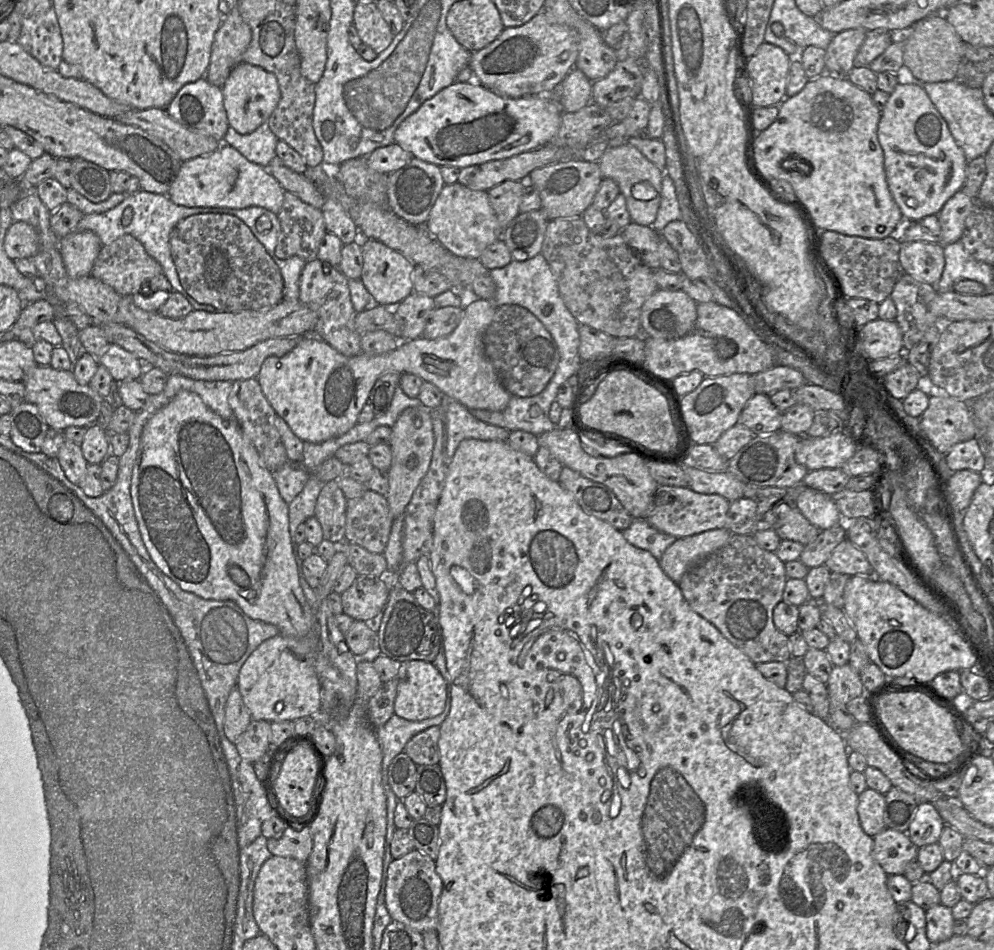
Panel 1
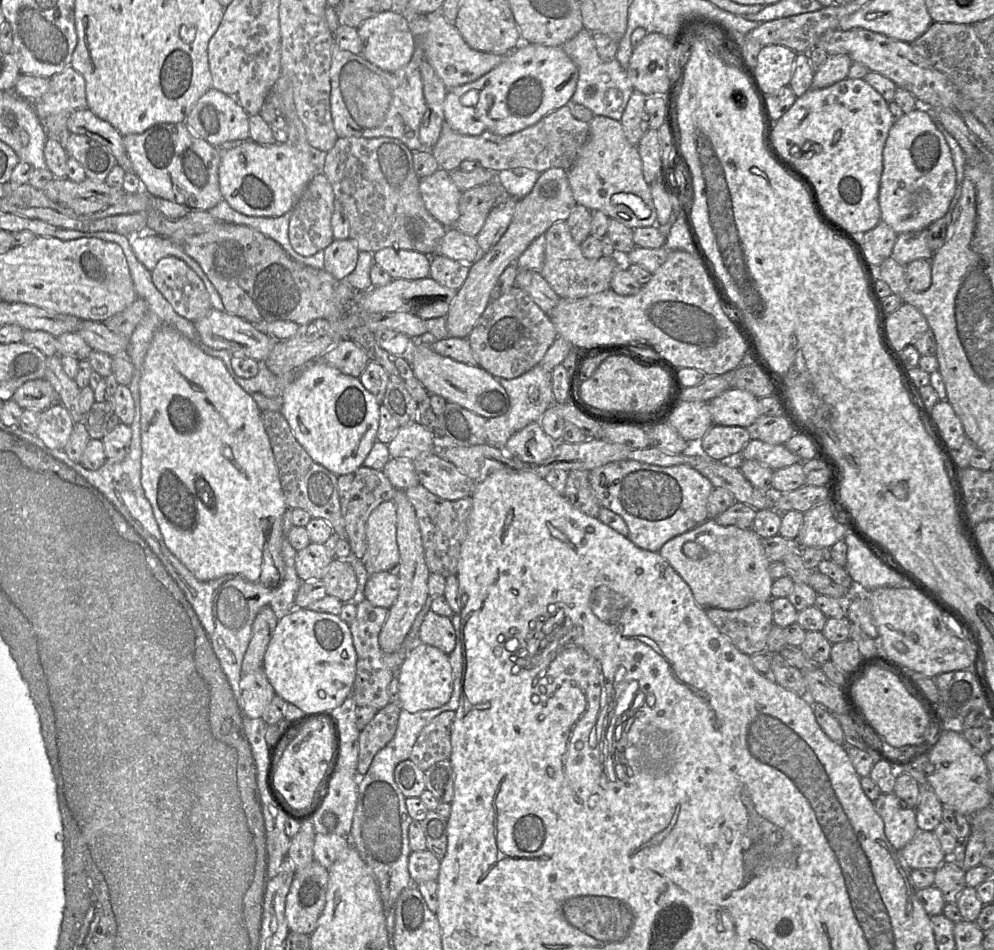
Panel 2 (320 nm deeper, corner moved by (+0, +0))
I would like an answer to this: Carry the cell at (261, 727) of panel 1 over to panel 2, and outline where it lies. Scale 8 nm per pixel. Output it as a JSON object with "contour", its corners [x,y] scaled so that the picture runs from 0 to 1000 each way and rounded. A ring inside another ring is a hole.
{"contour":[[[264,702],[251,709],[244,709],[241,725],[244,753],[251,756],[262,756],[277,732]]]}

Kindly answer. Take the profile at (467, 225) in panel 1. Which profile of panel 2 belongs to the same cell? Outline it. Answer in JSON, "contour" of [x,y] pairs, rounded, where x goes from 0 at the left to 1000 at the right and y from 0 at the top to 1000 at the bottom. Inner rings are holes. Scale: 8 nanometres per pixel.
{"contour":[[[441,178],[423,188],[422,199],[432,224],[449,240],[455,240],[463,226],[465,202],[454,188],[453,181]]]}

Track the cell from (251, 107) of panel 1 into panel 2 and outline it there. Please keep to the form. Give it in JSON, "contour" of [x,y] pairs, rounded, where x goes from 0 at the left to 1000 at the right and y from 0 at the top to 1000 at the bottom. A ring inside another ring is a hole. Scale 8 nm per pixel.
{"contour":[[[298,117],[298,121],[296,121],[296,132],[301,141],[301,149],[297,154],[291,153],[290,151],[279,151],[279,149],[275,152],[261,152],[257,148],[254,148],[253,146],[248,146],[246,148],[237,151],[235,154],[233,154],[230,157],[226,157],[222,159],[222,169],[221,169],[220,178],[219,178],[220,198],[221,198],[221,202],[223,204],[224,211],[229,213],[229,215],[232,217],[233,220],[248,227],[265,227],[265,228],[284,227],[288,223],[293,223],[293,221],[298,216],[299,212],[303,207],[304,203],[306,202],[308,196],[310,195],[312,189],[315,187],[315,185],[319,181],[324,181],[324,167],[319,164],[320,160],[318,160],[315,157],[315,155],[312,153],[310,145],[309,145],[307,133],[304,129],[302,123],[300,122],[299,117]]]}

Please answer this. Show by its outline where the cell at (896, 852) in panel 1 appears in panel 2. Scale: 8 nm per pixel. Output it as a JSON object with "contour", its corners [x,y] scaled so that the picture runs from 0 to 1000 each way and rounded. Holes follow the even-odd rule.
{"contour":[[[924,873],[918,884],[904,897],[916,916],[928,914],[942,916],[953,904],[939,875]]]}

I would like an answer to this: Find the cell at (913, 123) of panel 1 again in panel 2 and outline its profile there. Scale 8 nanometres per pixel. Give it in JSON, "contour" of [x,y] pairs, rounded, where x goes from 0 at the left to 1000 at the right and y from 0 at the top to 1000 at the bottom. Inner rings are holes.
{"contour":[[[924,112],[898,128],[887,166],[888,180],[883,203],[886,234],[906,246],[932,241],[953,224],[961,204],[962,181],[956,156],[942,135],[935,114]]]}

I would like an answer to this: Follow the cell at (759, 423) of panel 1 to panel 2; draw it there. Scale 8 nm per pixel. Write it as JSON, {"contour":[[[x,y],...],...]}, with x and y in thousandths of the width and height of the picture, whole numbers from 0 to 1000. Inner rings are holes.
{"contour":[[[743,408],[730,411],[712,425],[719,447],[755,449],[766,438],[763,419]]]}

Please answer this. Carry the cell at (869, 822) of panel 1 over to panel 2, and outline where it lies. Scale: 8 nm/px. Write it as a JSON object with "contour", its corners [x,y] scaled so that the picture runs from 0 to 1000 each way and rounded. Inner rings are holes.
{"contour":[[[886,835],[879,851],[889,865],[889,876],[896,889],[905,896],[924,876],[922,854],[899,835]]]}

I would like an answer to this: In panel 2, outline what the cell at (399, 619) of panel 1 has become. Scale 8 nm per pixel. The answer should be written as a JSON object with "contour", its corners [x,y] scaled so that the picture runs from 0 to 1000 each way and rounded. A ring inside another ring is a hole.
{"contour":[[[431,643],[422,662],[422,673],[450,689],[454,688],[459,679],[459,666],[454,651]]]}

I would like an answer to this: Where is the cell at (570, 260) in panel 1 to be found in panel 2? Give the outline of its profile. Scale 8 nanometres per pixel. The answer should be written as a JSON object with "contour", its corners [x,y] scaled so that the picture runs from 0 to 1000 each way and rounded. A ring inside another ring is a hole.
{"contour":[[[569,233],[558,234],[548,244],[548,274],[543,288],[563,314],[582,315],[614,304],[616,291],[625,277],[621,268],[596,274],[588,271]]]}

